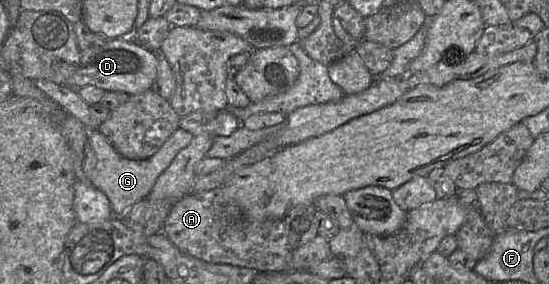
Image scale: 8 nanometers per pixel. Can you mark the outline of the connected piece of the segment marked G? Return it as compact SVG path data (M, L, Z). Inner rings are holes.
M178 128L153 156L144 160L132 160L118 153L99 130L92 131L90 143L97 159L93 186L106 194L113 216L121 217L135 203L147 198L157 178L169 167L175 156L190 144L193 137L190 132Z

